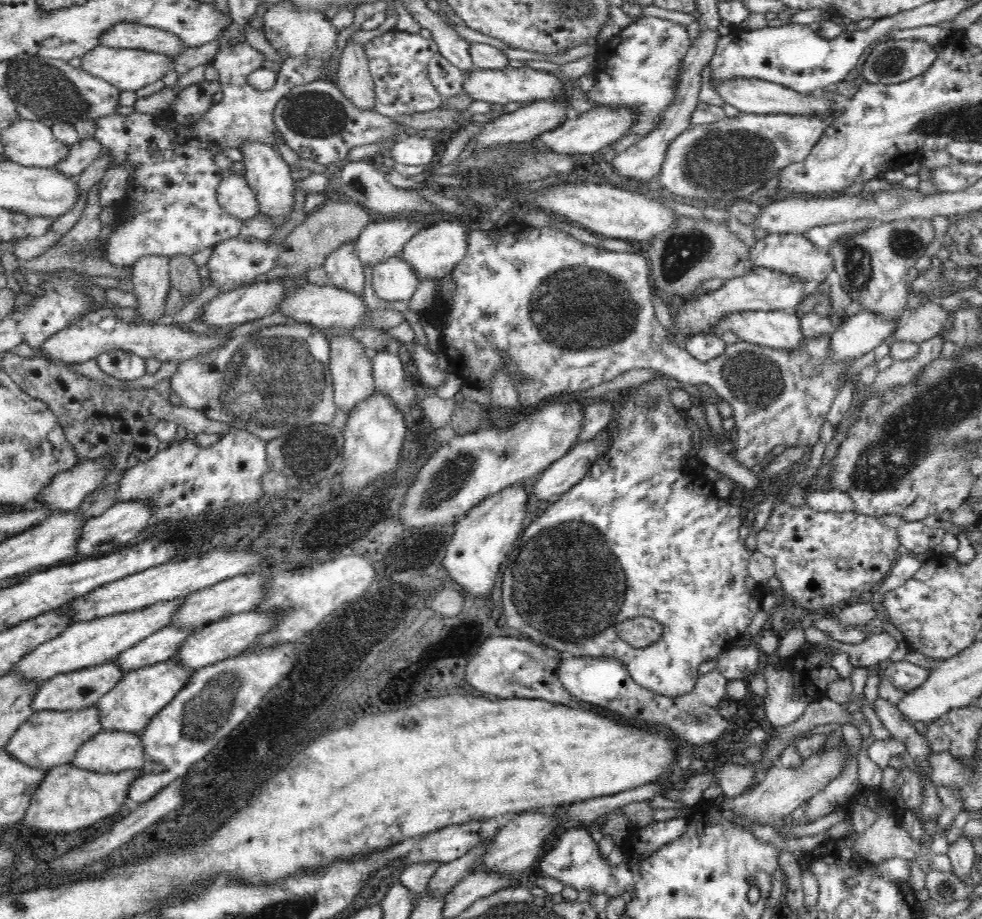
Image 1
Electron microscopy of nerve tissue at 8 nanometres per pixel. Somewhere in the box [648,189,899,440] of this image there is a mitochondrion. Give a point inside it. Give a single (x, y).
(756, 378)

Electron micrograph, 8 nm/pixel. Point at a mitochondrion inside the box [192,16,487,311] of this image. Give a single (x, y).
(315, 114)

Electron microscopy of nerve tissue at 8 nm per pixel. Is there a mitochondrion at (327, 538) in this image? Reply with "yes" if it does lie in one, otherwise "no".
no

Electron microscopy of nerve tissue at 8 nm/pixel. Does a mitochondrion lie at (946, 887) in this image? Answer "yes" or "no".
no

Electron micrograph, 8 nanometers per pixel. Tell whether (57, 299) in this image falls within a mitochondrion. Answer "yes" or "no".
no

